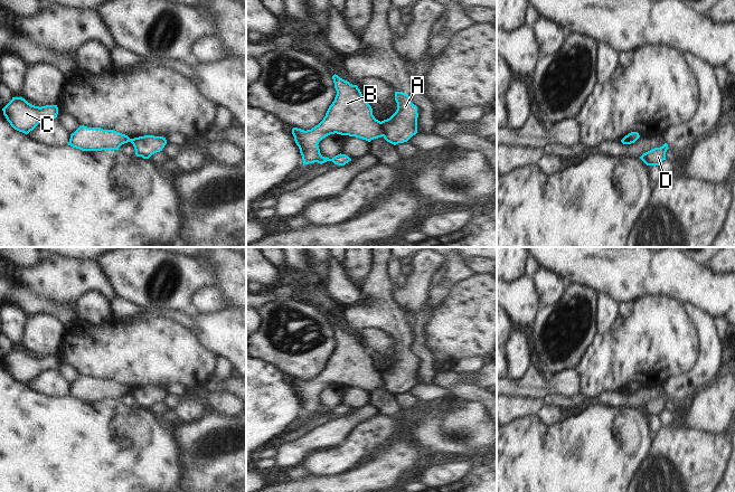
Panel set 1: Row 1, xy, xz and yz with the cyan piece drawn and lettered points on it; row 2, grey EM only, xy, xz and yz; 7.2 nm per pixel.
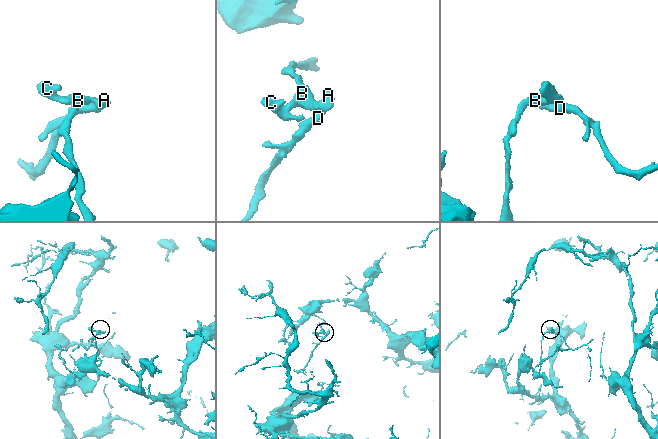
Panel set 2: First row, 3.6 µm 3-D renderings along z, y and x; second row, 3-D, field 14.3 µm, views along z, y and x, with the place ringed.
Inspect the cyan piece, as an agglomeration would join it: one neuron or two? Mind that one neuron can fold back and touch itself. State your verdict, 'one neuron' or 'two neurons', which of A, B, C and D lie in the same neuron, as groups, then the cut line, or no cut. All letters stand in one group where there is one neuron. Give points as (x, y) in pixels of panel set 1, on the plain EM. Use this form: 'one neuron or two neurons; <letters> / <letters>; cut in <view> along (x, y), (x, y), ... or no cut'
two neurons; A D / B C; cut in xz along (380, 372), (384, 386)

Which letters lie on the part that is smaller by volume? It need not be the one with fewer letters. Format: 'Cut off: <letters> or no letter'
Cut off: A, D

